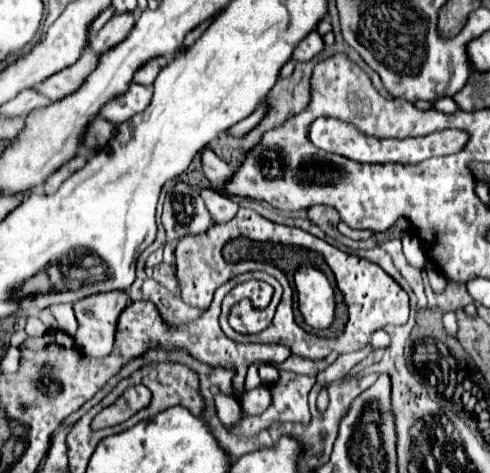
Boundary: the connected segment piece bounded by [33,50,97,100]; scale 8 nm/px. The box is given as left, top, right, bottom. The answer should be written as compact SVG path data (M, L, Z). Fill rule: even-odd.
M85 50L81 60L77 60L77 64L73 64L69 68L63 68L61 72L49 76L49 80L43 80L33 90L47 96L49 100L61 100L61 98L65 98L67 94L75 92L81 86L83 78L87 74L91 74L95 64L97 64L97 56L93 52L89 52L89 50Z

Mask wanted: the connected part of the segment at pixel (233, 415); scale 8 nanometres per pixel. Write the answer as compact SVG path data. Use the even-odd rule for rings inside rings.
M219 393L214 396L214 402L217 416L223 426L226 428L237 426L242 417L242 409L237 399Z

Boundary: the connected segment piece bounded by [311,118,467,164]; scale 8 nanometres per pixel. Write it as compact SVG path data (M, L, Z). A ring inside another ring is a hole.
M317 118L311 124L311 140L317 148L325 150L325 152L333 152L351 160L359 160L359 162L403 162L403 164L417 164L423 162L427 158L433 156L447 156L447 154L455 154L459 152L465 142L467 142L467 134L461 130L443 130L443 132L435 132L423 138L403 138L403 140L379 140L379 138L371 138L365 136L361 132L357 132L353 126L335 120L335 118Z

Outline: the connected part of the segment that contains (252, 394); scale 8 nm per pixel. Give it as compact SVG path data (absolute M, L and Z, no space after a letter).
M269 388L247 390L247 394L241 398L241 402L243 402L243 414L258 415L270 406L271 392L269 392Z

